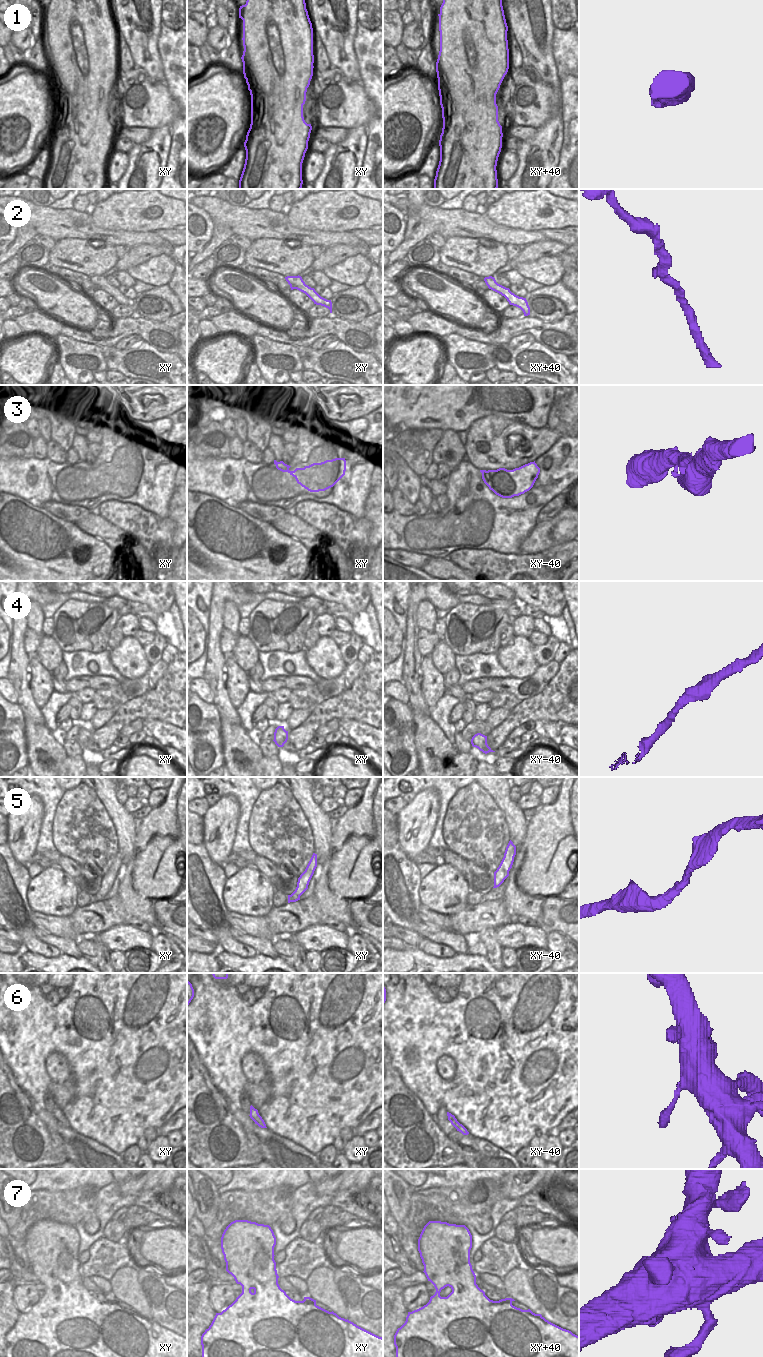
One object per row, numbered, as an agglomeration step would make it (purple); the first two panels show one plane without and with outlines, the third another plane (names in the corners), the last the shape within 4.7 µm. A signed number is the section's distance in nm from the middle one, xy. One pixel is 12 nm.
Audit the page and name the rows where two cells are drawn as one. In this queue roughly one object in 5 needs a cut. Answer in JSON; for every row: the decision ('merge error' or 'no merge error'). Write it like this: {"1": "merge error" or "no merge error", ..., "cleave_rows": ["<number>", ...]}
{"1": "no merge error", "2": "no merge error", "3": "no merge error", "4": "no merge error", "5": "no merge error", "6": "no merge error", "7": "no merge error", "cleave_rows": []}

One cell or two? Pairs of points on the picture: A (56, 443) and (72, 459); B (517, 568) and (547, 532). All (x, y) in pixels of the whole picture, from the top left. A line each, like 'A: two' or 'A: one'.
A: one
B: two

